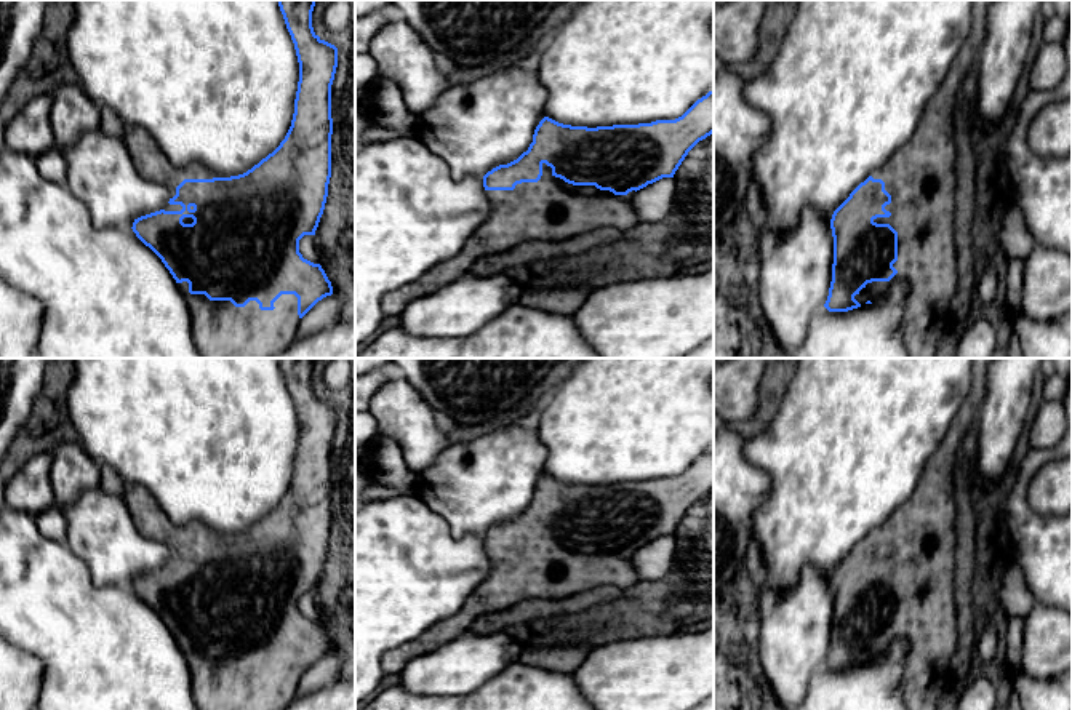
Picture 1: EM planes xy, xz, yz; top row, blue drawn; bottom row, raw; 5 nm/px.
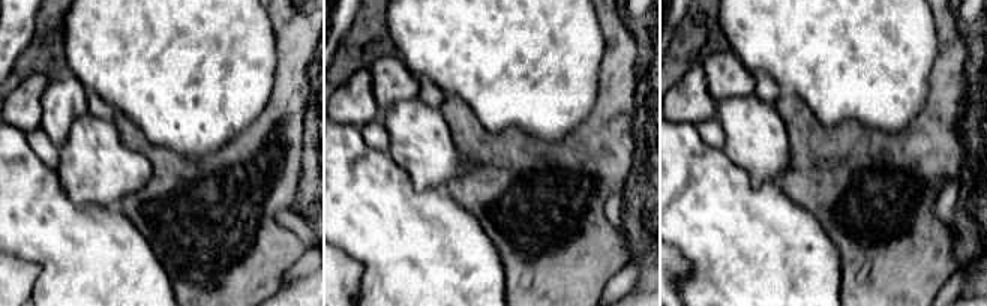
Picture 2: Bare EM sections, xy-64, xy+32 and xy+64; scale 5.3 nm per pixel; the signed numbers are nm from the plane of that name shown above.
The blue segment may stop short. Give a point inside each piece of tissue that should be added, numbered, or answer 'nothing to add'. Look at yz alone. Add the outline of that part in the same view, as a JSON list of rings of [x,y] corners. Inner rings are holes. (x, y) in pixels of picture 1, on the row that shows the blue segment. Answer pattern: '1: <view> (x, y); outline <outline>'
1: yz (920, 176); outline [[[973,0],[974,24],[947,77],[926,101],[914,134],[870,176],[885,182],[891,203],[885,206],[890,217],[877,217],[877,224],[890,224],[898,232],[898,273],[890,281],[867,283],[854,299],[864,305],[878,302],[893,281],[906,281],[909,294],[904,307],[902,339],[909,358],[938,358],[938,342],[952,323],[950,297],[958,286],[955,265],[955,160],[954,106],[970,66],[979,58],[984,45],[986,14],[992,0]]]

